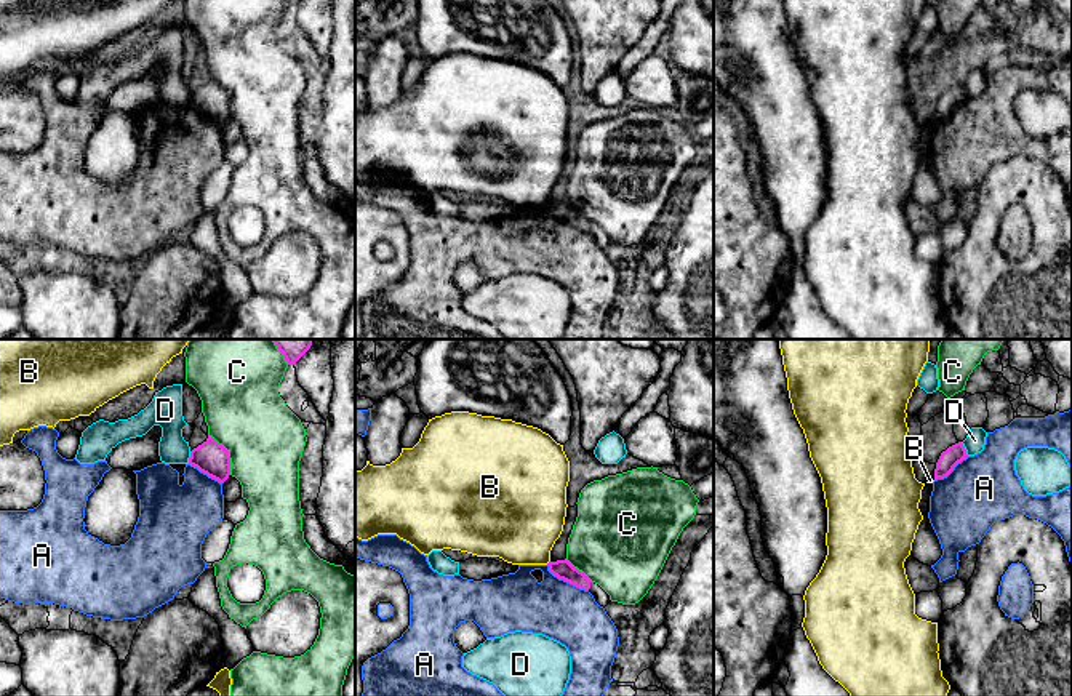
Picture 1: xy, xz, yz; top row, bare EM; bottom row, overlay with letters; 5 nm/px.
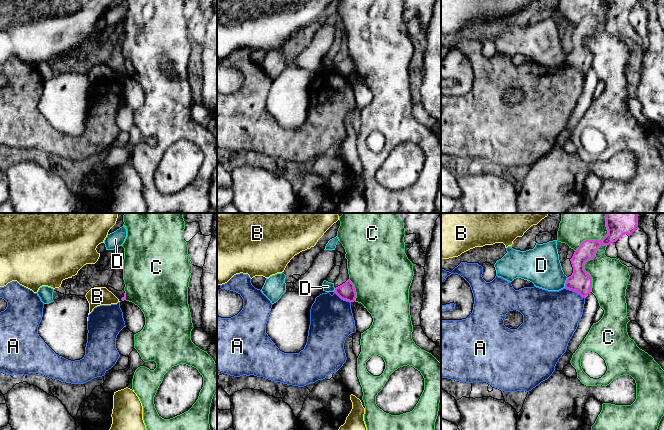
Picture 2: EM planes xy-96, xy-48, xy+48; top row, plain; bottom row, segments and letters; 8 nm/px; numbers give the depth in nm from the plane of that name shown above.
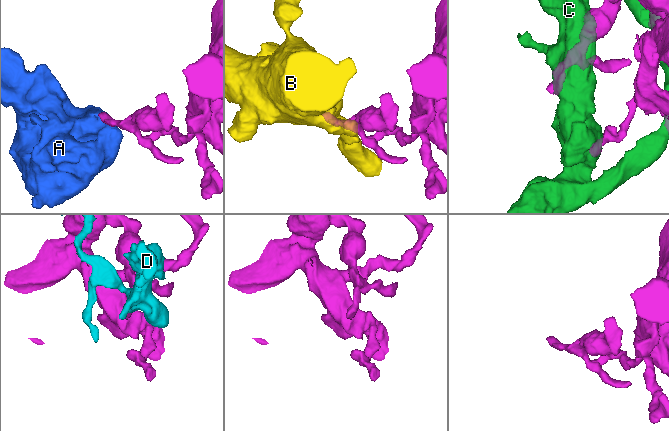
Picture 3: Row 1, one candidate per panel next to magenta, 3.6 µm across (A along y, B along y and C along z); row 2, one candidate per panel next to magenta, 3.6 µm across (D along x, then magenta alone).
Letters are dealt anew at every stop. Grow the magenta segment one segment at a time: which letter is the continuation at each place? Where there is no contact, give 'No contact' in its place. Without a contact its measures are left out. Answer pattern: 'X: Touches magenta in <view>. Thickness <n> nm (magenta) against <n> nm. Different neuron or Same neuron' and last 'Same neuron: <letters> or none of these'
A: Touches magenta in xz. Thickness 100 nm (magenta) against 300 nm. Different neuron
B: No contact. Different neuron
C: Touches magenta in xy. Thickness 160 nm (magenta) against 400 nm. Different neuron
D: Touches magenta in yz. Thickness 90 nm (magenta) against 100 nm. Different neuron
Same neuron: none of these

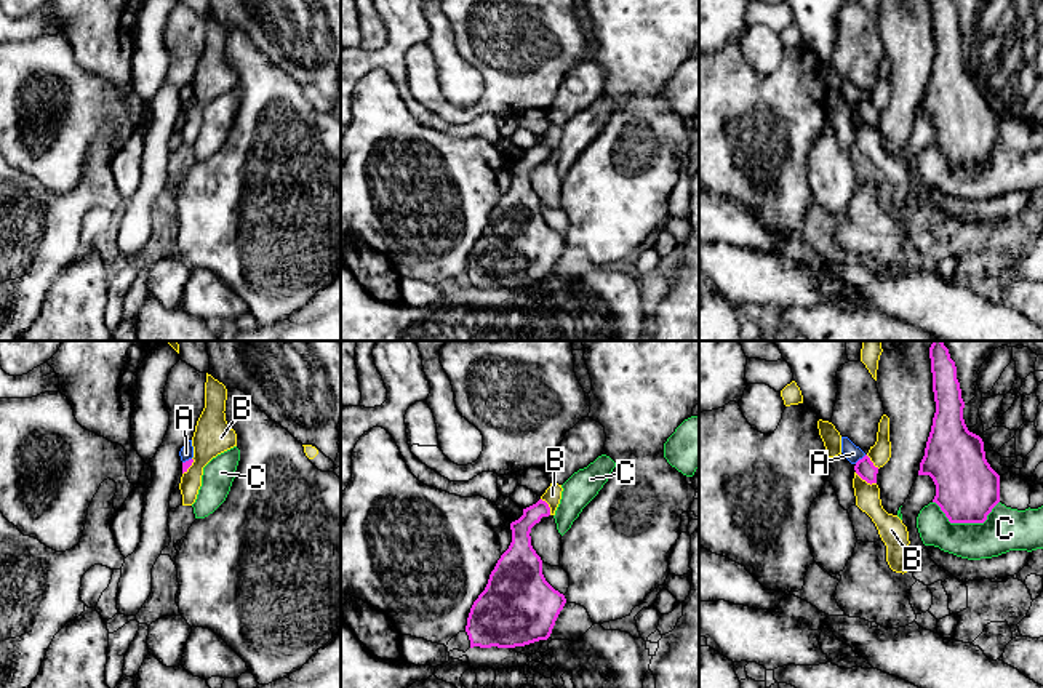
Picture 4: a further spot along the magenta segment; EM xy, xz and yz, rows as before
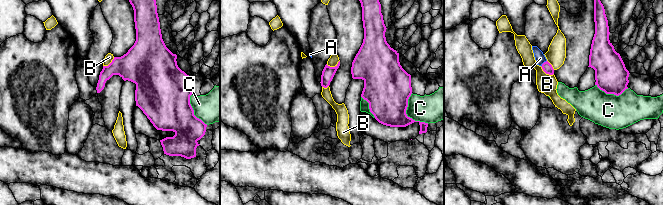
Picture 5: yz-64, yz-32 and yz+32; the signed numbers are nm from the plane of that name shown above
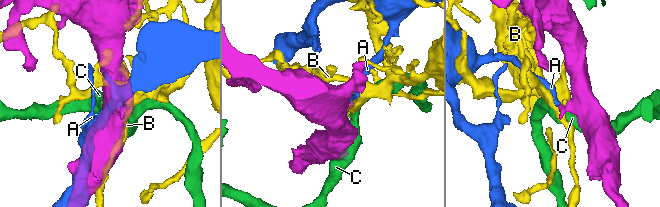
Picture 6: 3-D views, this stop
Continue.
A: Touches magenta in yz. Thickness 100 nm (magenta) against 90 nm. Different neuron
B: Touches magenta in yz. Thickness 100 nm (magenta) against 130 nm. Different neuron
C: Touches magenta in yz. Thickness 320 nm (magenta) against 220 nm. Different neuron
Same neuron: none of these

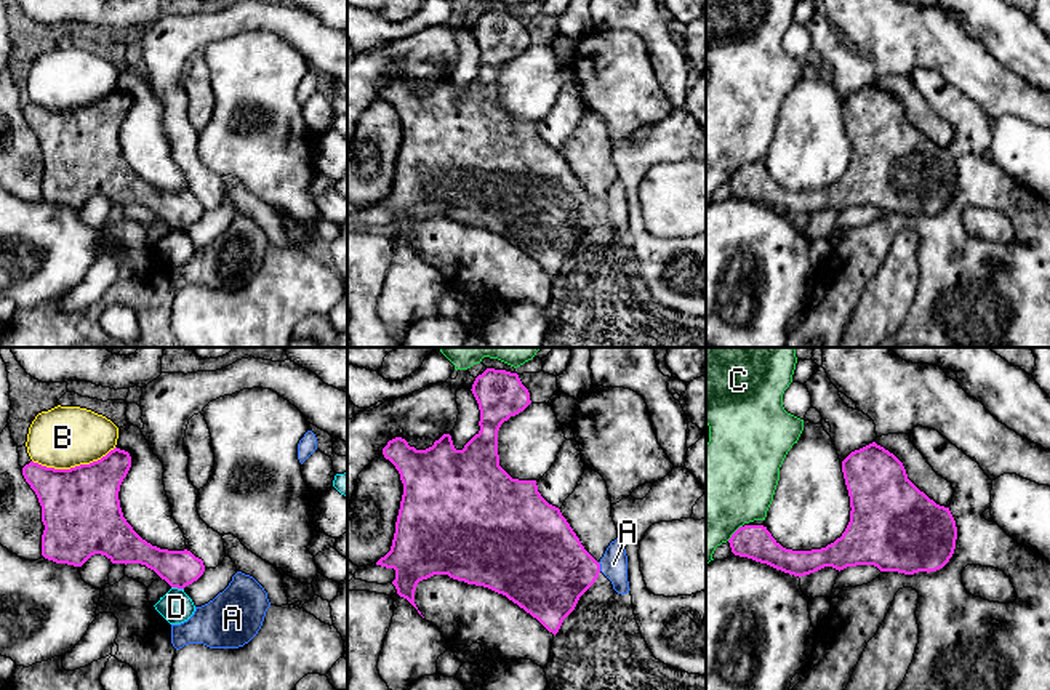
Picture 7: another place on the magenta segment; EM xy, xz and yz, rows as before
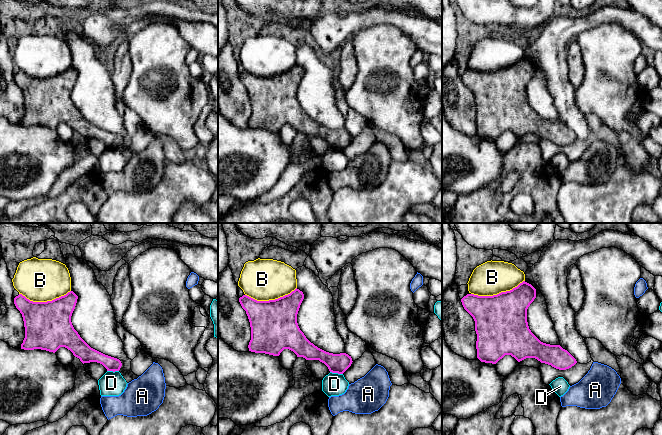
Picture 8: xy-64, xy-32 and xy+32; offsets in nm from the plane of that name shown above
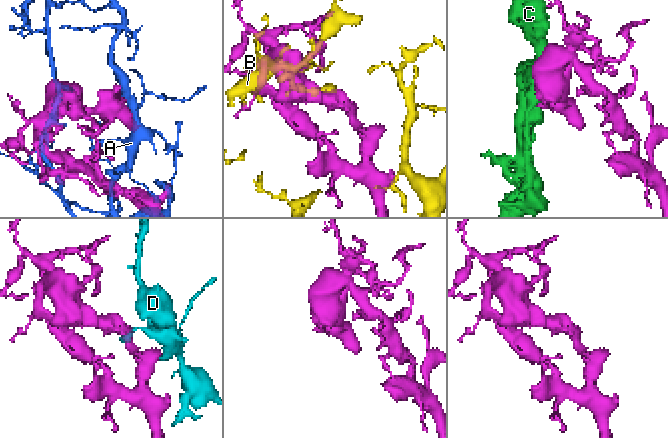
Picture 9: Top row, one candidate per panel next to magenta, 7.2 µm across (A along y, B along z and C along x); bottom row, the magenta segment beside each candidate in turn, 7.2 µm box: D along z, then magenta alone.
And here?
A: Touches magenta in xz. Thickness 400 nm (magenta) against 140 nm. Different neuron
B: Touches magenta in xy. Thickness 400 nm (magenta) against 320 nm. Different neuron
C: Touches magenta in yz. Thickness 180 nm (magenta) against 480 nm. Different neuron
D: Touches magenta in xy. Thickness 190 nm (magenta) against 160 nm. Different neuron
Same neuron: none of these

